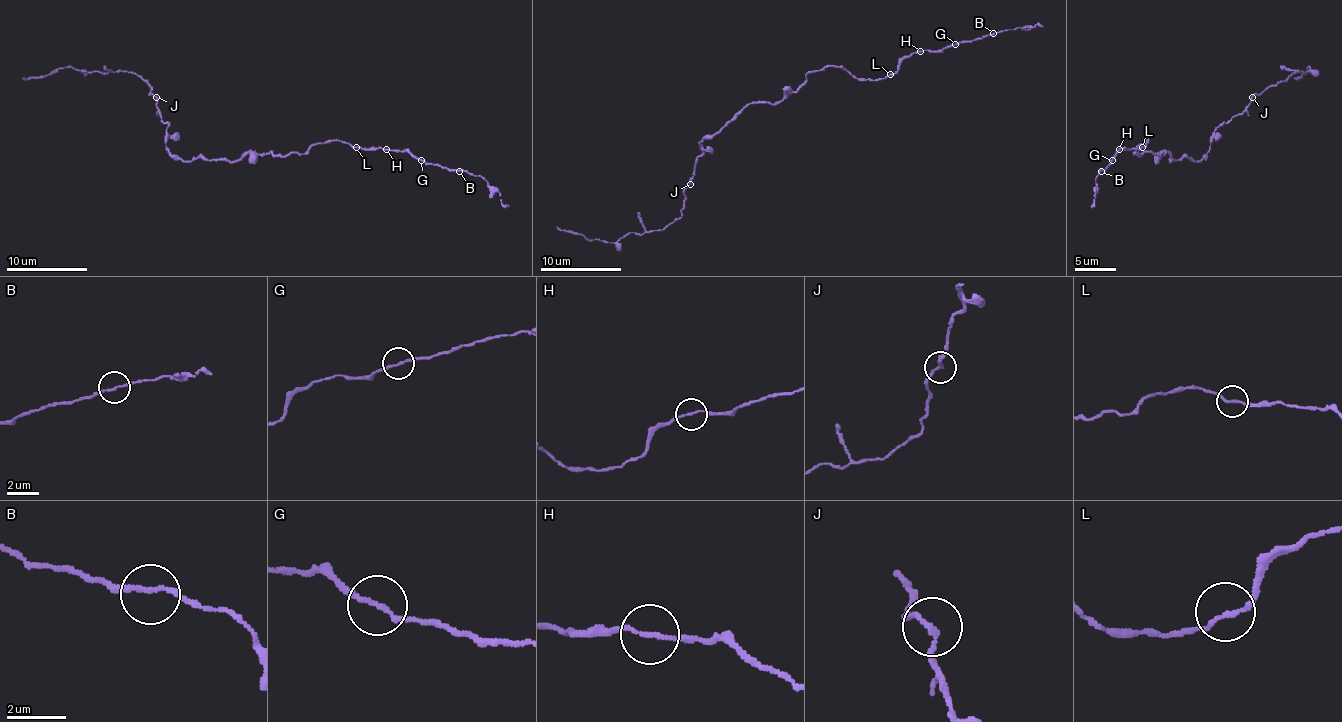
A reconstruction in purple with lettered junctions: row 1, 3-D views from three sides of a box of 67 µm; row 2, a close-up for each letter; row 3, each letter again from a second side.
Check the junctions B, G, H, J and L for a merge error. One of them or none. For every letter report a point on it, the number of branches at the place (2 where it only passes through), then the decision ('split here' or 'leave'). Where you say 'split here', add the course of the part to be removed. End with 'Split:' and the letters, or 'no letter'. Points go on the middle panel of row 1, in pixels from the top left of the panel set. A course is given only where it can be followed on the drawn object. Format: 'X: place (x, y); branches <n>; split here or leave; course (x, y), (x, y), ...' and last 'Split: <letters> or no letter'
B: place (993, 33); branches 2; leave
G: place (955, 44); branches 2; leave
H: place (920, 51); branches 2; leave
J: place (690, 184); branches 2; leave
L: place (890, 74); branches 2; leave
Split: no letter

